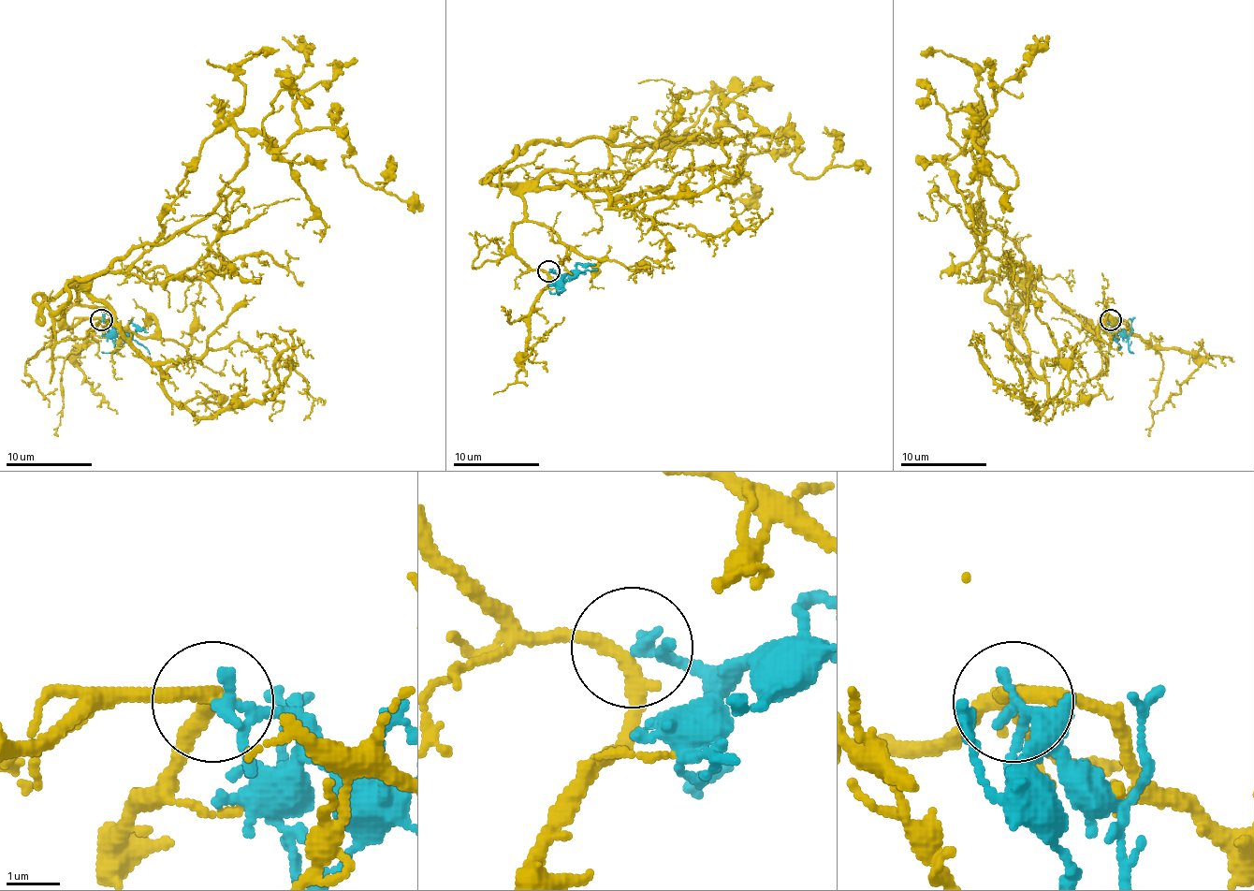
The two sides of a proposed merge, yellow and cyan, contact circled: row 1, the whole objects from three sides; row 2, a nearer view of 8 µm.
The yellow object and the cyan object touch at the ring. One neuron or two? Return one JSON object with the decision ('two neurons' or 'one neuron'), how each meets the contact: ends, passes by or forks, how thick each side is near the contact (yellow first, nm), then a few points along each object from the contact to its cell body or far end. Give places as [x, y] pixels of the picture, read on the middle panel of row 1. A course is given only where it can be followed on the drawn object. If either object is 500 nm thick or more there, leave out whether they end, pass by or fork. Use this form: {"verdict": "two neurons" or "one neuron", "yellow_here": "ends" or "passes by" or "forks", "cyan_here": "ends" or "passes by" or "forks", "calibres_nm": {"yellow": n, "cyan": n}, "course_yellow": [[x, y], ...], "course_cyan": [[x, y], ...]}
{"verdict": "two neurons", "yellow_here": "passes by", "cyan_here": "passes by", "calibres_nm": {"yellow": 240, "cyan": 190}, "course_yellow": [[547, 272], [489, 180], [516, 147], [734, 125], [796, 137], [816, 178], [824, 125]], "course_cyan": [[547, 270], [567, 275], [578, 264], [595, 264]]}

